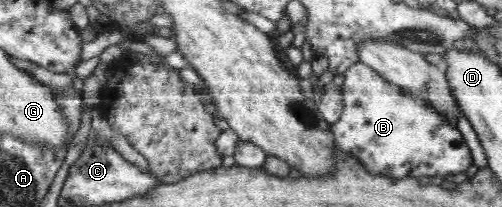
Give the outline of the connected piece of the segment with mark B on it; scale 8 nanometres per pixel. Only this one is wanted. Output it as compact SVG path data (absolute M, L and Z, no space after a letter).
M362 61L349 66L343 75L342 114L331 131L338 149L357 158L367 172L388 178L431 178L473 170L472 154L460 130L452 128L426 99L406 94Z

